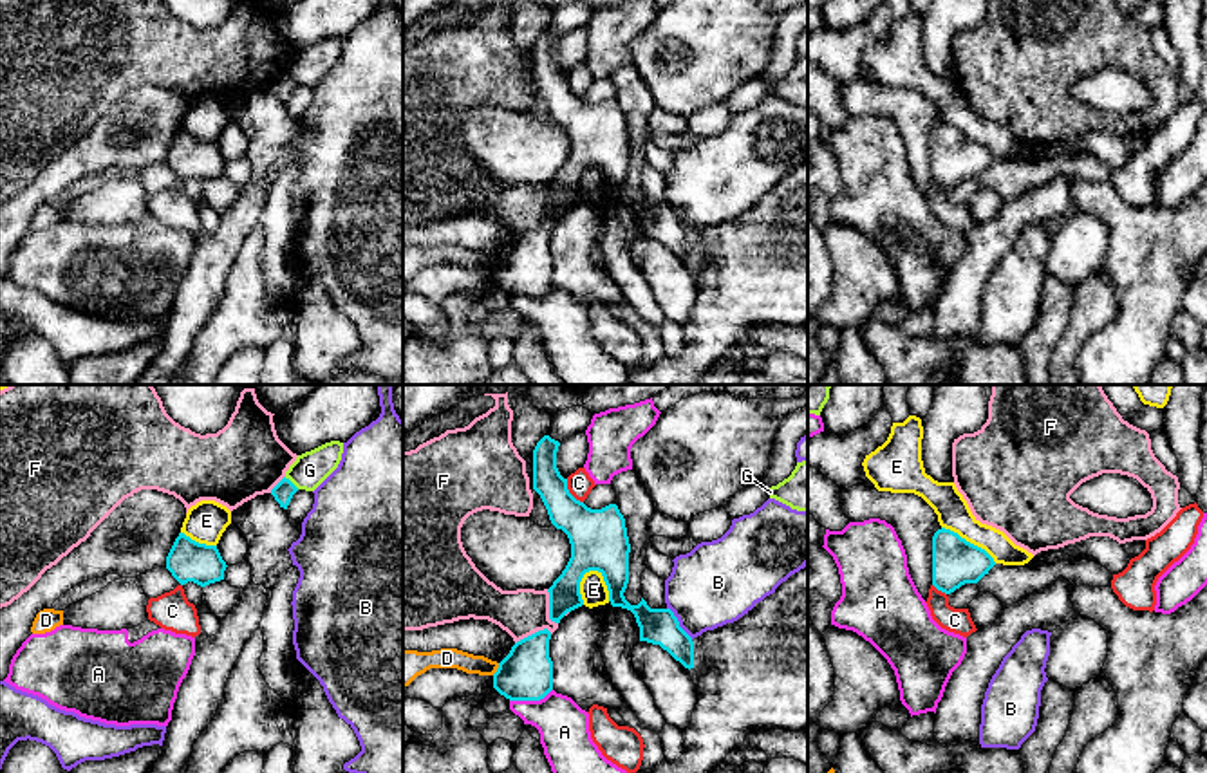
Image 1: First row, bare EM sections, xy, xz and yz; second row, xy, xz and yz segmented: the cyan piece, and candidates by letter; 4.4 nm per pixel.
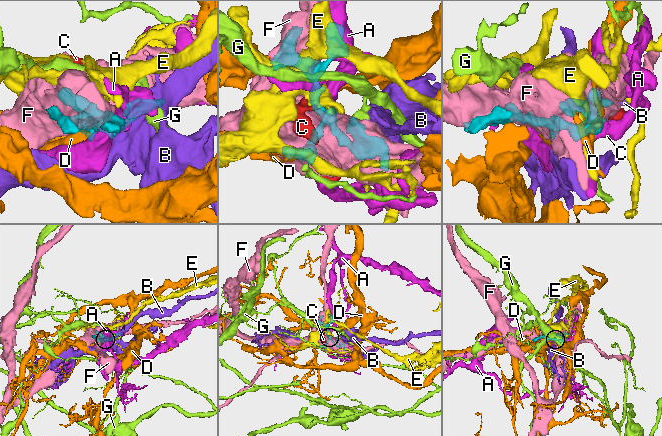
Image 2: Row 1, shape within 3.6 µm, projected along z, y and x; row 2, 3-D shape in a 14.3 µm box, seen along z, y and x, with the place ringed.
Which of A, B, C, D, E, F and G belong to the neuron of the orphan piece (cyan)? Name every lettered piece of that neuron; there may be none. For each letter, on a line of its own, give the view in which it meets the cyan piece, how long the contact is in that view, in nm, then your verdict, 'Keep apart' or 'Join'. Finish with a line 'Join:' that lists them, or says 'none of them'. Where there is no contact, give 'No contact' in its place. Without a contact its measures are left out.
A: Touches cyan in xz. Shared border 200 nm. Keep apart
B: Touches cyan in xz. Shared border 180 nm. Keep apart
C: Touches cyan in xz. Shared border 130 nm. Keep apart
D: Touches cyan in xz. Shared border 70 nm. Keep apart
E: Touches cyan in xz. Shared border 170 nm. Join
F: Touches cyan in xz. Shared border 170 nm. Keep apart
G: Touches cyan in xy. Shared border 90 nm. Keep apart
Join: E

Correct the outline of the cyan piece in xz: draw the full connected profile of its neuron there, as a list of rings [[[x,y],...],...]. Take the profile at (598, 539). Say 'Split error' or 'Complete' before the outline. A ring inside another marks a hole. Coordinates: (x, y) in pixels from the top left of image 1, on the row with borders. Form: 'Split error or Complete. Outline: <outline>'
Complete. Outline: [[[544,435],[533,450],[533,489],[540,495],[549,520],[571,544],[571,558],[562,574],[547,589],[549,619],[560,619],[584,605],[580,582],[585,573],[598,571],[609,591],[613,607],[627,609],[640,627],[640,641],[660,645],[685,668],[694,668],[694,641],[679,627],[670,609],[650,609],[641,598],[631,605],[623,592],[629,583],[629,553],[625,518],[616,504],[591,509],[567,489],[557,468],[560,442]]]

